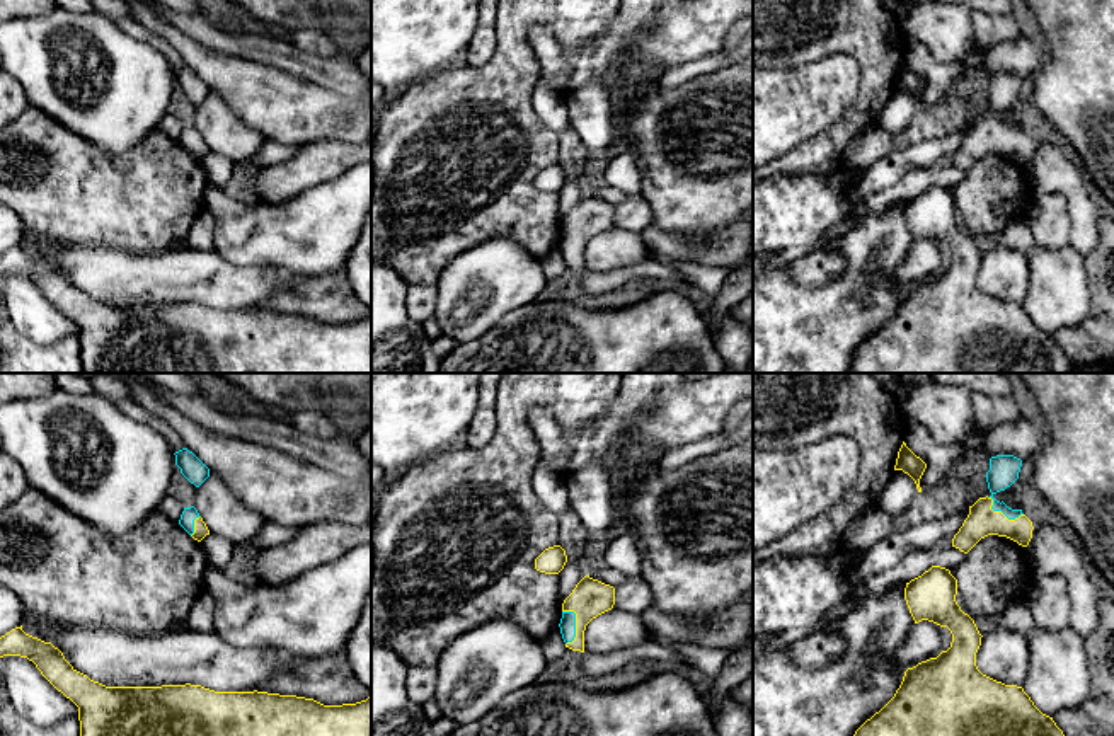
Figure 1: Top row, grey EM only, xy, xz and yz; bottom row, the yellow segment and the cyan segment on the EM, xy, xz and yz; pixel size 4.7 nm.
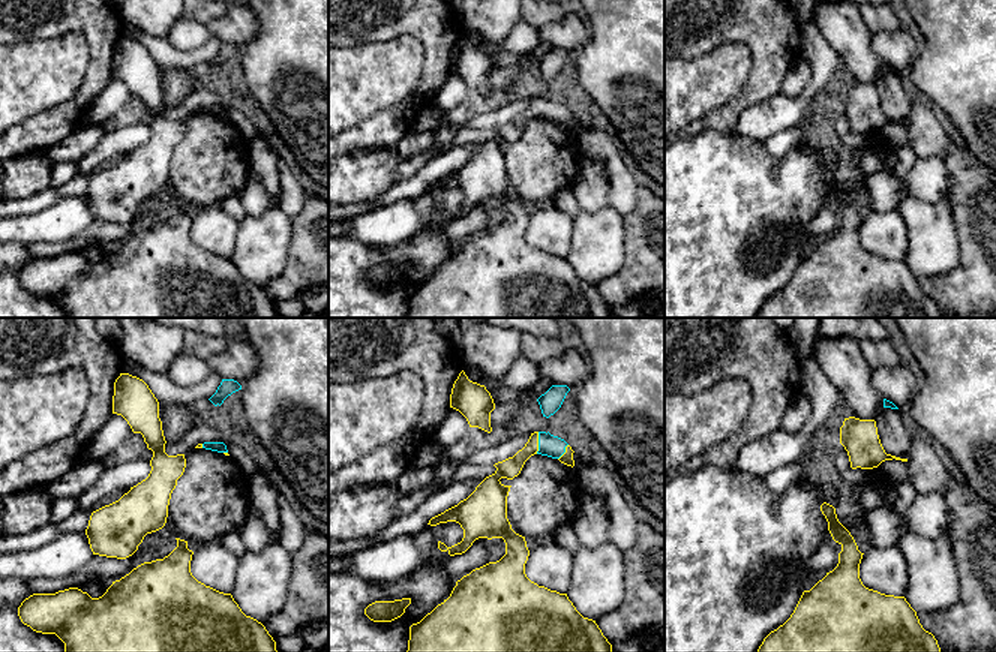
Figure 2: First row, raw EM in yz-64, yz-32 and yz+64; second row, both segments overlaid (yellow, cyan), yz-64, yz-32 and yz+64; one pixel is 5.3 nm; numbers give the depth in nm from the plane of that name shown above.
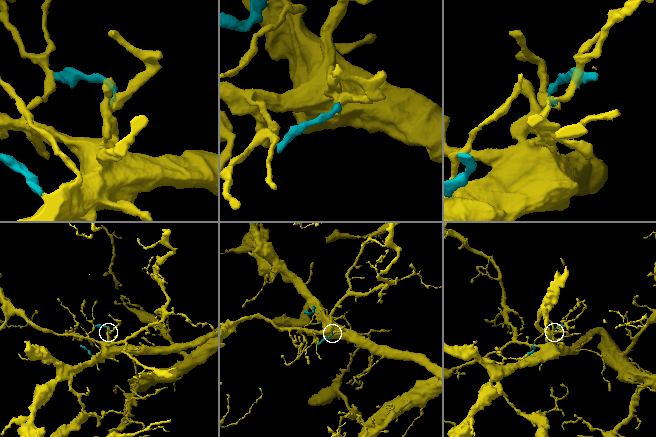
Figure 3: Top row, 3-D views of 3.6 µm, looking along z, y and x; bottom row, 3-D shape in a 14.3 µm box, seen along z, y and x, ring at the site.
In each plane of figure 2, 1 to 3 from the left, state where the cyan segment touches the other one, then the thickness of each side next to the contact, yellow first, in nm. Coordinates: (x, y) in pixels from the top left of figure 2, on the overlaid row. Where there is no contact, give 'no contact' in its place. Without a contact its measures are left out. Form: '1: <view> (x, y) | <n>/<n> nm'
1: yz-64 (201, 445) | 30/60 nm
2: yz-32 (537, 442) | 110/120 nm
3: no contact

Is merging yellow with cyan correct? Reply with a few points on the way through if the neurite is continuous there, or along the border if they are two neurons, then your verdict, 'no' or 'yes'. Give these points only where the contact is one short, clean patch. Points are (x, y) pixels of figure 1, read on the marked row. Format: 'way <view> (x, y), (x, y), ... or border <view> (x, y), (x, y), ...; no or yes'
no

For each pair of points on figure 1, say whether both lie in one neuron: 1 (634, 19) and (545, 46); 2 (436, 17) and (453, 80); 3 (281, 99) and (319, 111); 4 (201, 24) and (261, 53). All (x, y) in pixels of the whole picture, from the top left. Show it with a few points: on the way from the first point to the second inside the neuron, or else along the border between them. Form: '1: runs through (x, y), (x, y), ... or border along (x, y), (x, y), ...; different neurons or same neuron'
1: runs through (612, 41), (597, 57), (568, 57); same neuron
2: border along (450, 62), (413, 82); different neurons
3: runs through (290, 108), (293, 111), (310, 111); same neuron
4: runs through (217, 40), (246, 46); same neuron

